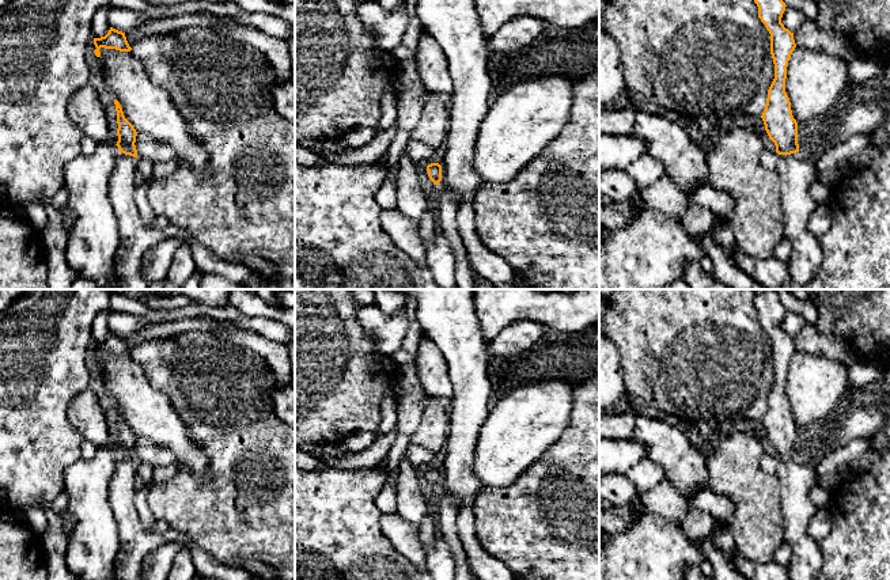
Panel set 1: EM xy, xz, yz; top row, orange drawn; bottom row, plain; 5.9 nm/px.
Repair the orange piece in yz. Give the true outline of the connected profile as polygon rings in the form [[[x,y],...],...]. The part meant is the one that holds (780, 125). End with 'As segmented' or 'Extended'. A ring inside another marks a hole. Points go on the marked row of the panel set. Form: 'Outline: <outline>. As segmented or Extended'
Outline: [[[783,0],[754,3],[758,7],[758,18],[770,34],[775,64],[775,79],[768,90],[761,118],[780,155],[776,173],[781,186],[783,231],[792,249],[787,272],[792,289],[804,289],[819,268],[822,251],[818,236],[807,231],[807,220],[818,206],[810,194],[810,186],[818,181],[817,167],[813,159],[799,152],[798,122],[785,92],[787,67],[796,43],[794,33],[781,23],[787,7]]]. Extended

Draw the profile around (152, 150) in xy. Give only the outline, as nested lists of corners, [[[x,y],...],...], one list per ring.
[[[137,133],[135,145],[137,158],[144,158],[154,164],[170,162],[177,158],[175,151],[170,145],[144,133]]]

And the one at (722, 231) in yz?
[[[716,221],[712,232],[724,253],[735,244],[734,232],[726,221]]]

